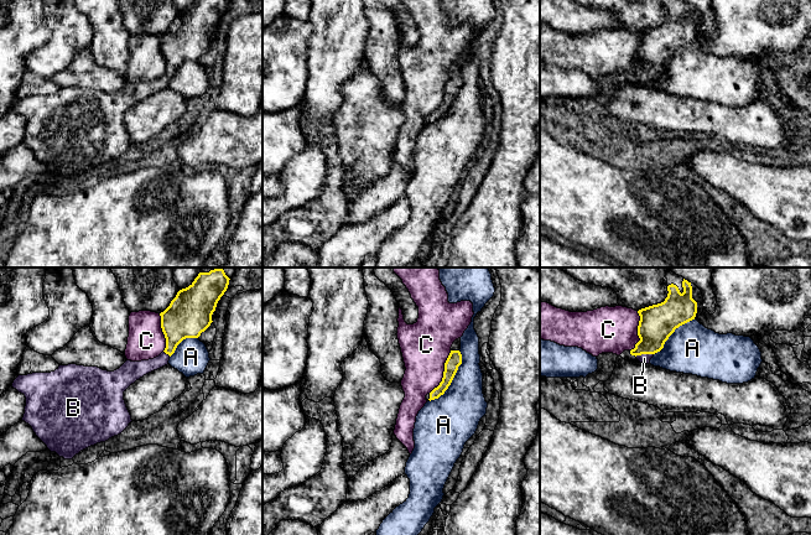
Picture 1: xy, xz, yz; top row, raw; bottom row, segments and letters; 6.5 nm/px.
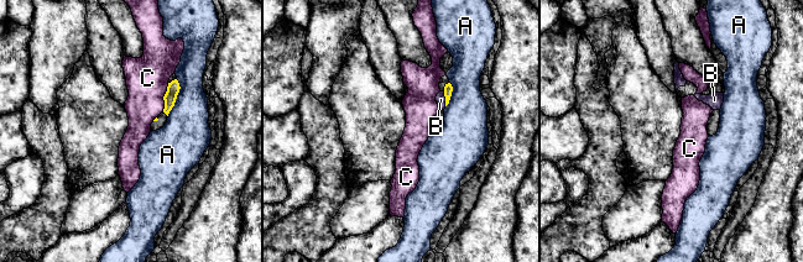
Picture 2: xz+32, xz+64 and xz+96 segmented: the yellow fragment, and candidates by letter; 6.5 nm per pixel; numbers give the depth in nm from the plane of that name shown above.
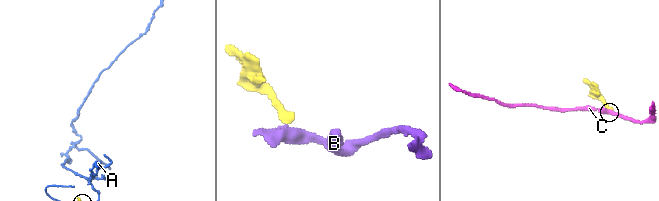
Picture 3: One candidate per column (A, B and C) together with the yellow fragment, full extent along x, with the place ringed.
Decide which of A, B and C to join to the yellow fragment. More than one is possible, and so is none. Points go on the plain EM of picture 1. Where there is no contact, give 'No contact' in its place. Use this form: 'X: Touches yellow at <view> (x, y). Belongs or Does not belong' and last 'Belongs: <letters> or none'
A: Touches yellow at xz (452, 102). Does not belong
B: Touches yellow at yz (644, 76). Belongs
C: Touches yellow at xz (443, 95). Does not belong
Belongs: B

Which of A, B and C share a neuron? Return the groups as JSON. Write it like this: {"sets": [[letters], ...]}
{"sets": [["A"], ["B"], ["C"]]}

